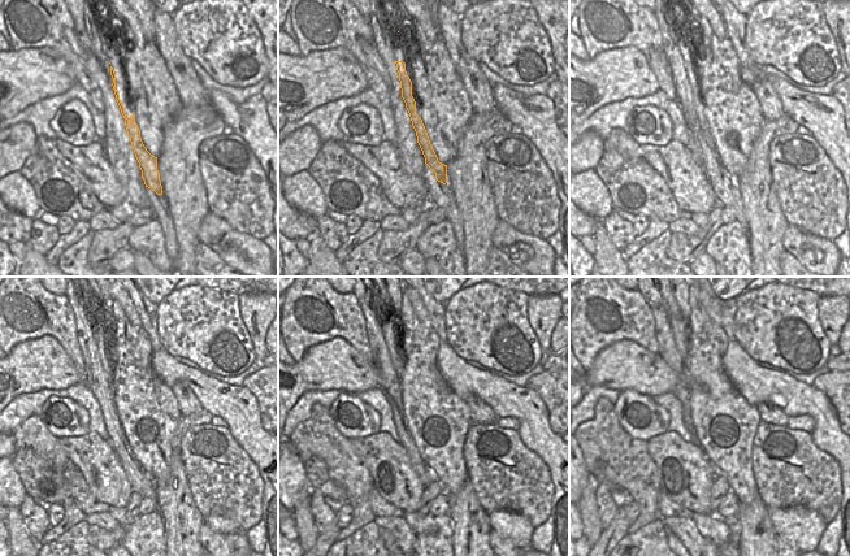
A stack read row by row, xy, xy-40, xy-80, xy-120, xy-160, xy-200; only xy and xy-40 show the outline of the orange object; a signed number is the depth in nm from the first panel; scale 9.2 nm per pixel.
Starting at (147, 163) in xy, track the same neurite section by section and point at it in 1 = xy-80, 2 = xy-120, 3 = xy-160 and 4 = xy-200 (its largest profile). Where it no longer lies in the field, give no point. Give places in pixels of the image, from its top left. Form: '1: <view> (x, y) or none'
1: xy-80 (690, 66)
2: xy-120 (98, 324)
3: xy-160 (387, 324)
4: xy-200 (677, 324)

